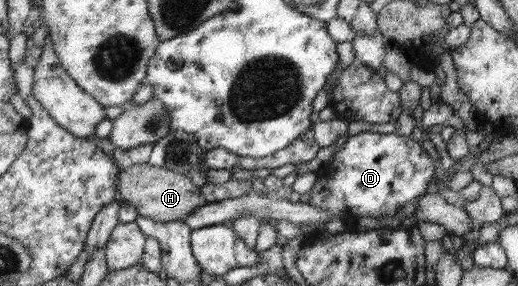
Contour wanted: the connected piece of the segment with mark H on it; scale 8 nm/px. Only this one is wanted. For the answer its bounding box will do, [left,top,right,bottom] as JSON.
[116,163,207,223]

